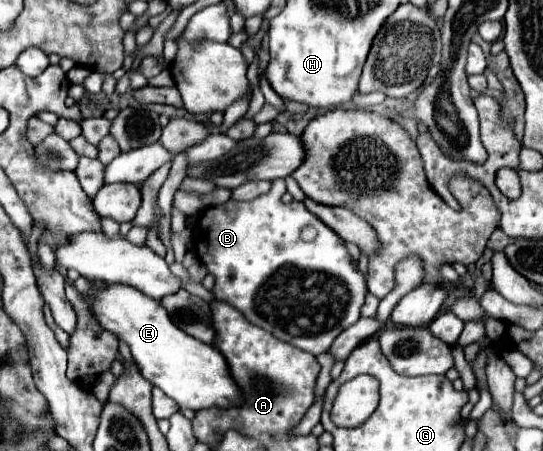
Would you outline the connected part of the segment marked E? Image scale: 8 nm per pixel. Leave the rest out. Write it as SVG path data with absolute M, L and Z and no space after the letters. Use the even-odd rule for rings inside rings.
M77 278L75 288L89 304L97 324L131 348L141 376L173 398L179 408L231 408L241 402L239 388L229 374L223 354L215 346L199 342L177 328L159 300L129 288L129 284L105 284L105 288L97 288L87 278Z

